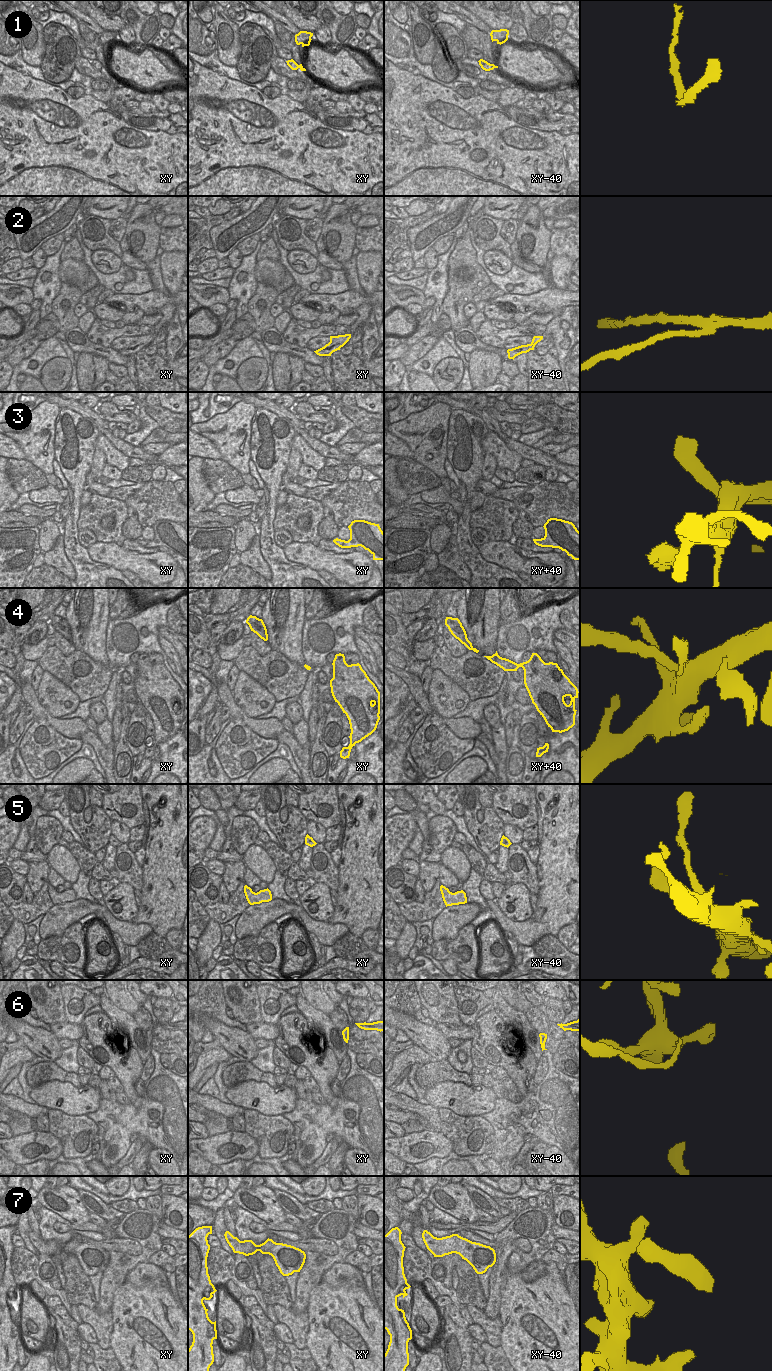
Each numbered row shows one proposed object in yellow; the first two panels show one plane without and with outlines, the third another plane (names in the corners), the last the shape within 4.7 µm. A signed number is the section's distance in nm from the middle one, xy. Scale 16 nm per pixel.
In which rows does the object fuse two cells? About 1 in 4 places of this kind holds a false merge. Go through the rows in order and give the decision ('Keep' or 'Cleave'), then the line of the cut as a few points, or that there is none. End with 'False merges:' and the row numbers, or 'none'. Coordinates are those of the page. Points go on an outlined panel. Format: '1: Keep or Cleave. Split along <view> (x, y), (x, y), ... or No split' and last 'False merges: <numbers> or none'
1: Cleave. Split along xy (293, 61), (297, 68)
2: Keep. No split
3: Keep. No split
4: Keep. No split
5: Cleave. Split along xy (311, 838), (313, 845)
6: Cleave. Split along xy (343, 1030), (348, 1032)
7: Keep. No split
False merges: 1, 5, 6

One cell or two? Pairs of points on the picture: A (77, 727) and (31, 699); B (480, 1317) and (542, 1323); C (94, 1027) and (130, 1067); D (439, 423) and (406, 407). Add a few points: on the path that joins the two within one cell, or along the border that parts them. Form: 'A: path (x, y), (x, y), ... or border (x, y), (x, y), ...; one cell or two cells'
A: path (65, 727), (53, 722), (42, 711); one cell
B: border (498, 1317), (501, 1323), (501, 1342); two cells
C: path (98, 1039), (118, 1062); one cell
D: border (436, 402), (421, 411), (412, 412), (396, 422); two cells

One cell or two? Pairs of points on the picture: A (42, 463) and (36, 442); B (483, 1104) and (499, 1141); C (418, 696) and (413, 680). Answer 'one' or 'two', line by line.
A: one
B: two
C: one

